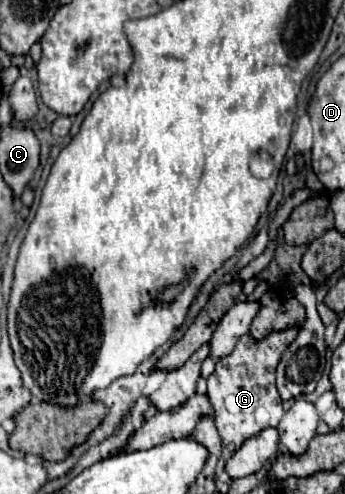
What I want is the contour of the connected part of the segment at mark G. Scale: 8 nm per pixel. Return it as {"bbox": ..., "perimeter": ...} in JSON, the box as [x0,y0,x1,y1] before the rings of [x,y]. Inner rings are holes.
{"bbox":[207,324,301,472],"perimeter":[[[295,324],[287,330],[271,332],[261,340],[245,334],[243,338],[239,338],[235,350],[223,356],[215,366],[215,372],[207,378],[207,396],[213,402],[215,424],[223,440],[223,454],[217,462],[217,472],[225,472],[227,458],[231,458],[231,454],[235,454],[235,450],[239,450],[239,446],[243,446],[247,438],[259,434],[263,428],[277,426],[281,422],[285,412],[279,390],[275,386],[275,370],[287,346],[297,338],[299,328],[301,326]]]}

